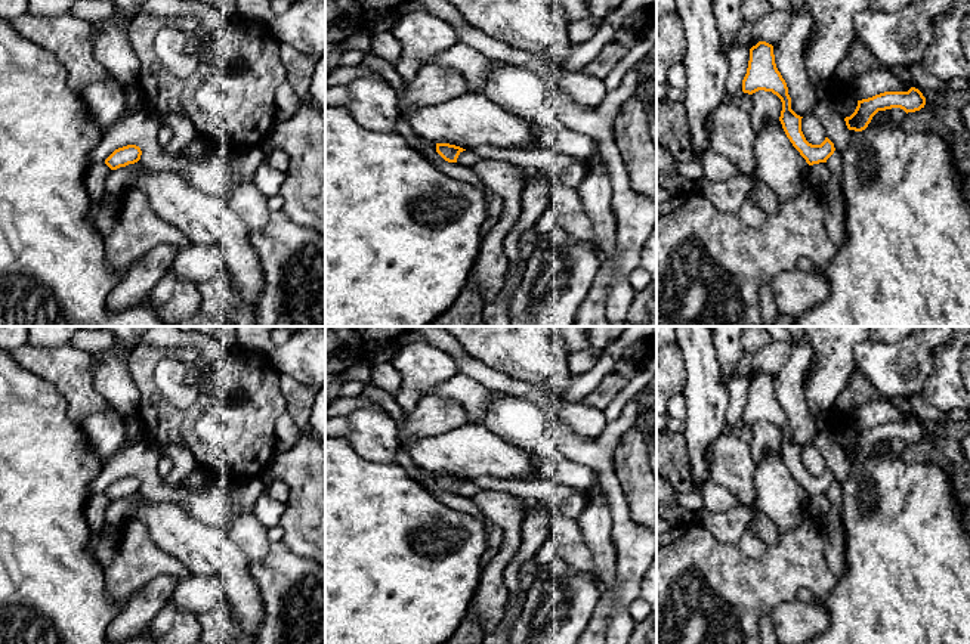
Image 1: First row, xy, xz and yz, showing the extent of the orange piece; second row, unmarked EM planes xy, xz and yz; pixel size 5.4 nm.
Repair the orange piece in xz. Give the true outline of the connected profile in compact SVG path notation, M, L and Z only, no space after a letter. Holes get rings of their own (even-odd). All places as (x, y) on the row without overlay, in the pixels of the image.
M436 474L436 483L448 493L457 493L458 486L466 482L450 474Z

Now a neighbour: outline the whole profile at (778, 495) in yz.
M779 451L766 453L756 464L754 486L754 508L766 514L781 535L810 520L810 496L793 477Z

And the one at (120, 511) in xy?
M140 492L111 501L105 513L106 524L123 527L127 521L135 520L138 507L146 501L149 499Z

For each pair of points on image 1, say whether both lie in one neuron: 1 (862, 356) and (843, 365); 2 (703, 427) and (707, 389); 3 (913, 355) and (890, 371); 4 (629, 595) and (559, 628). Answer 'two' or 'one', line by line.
1: two
2: one
3: one
4: two

